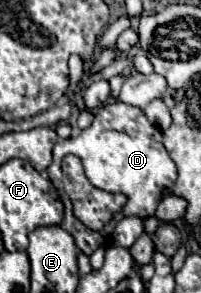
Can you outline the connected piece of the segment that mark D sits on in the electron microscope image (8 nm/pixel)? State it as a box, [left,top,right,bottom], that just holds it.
[47,100,177,256]

